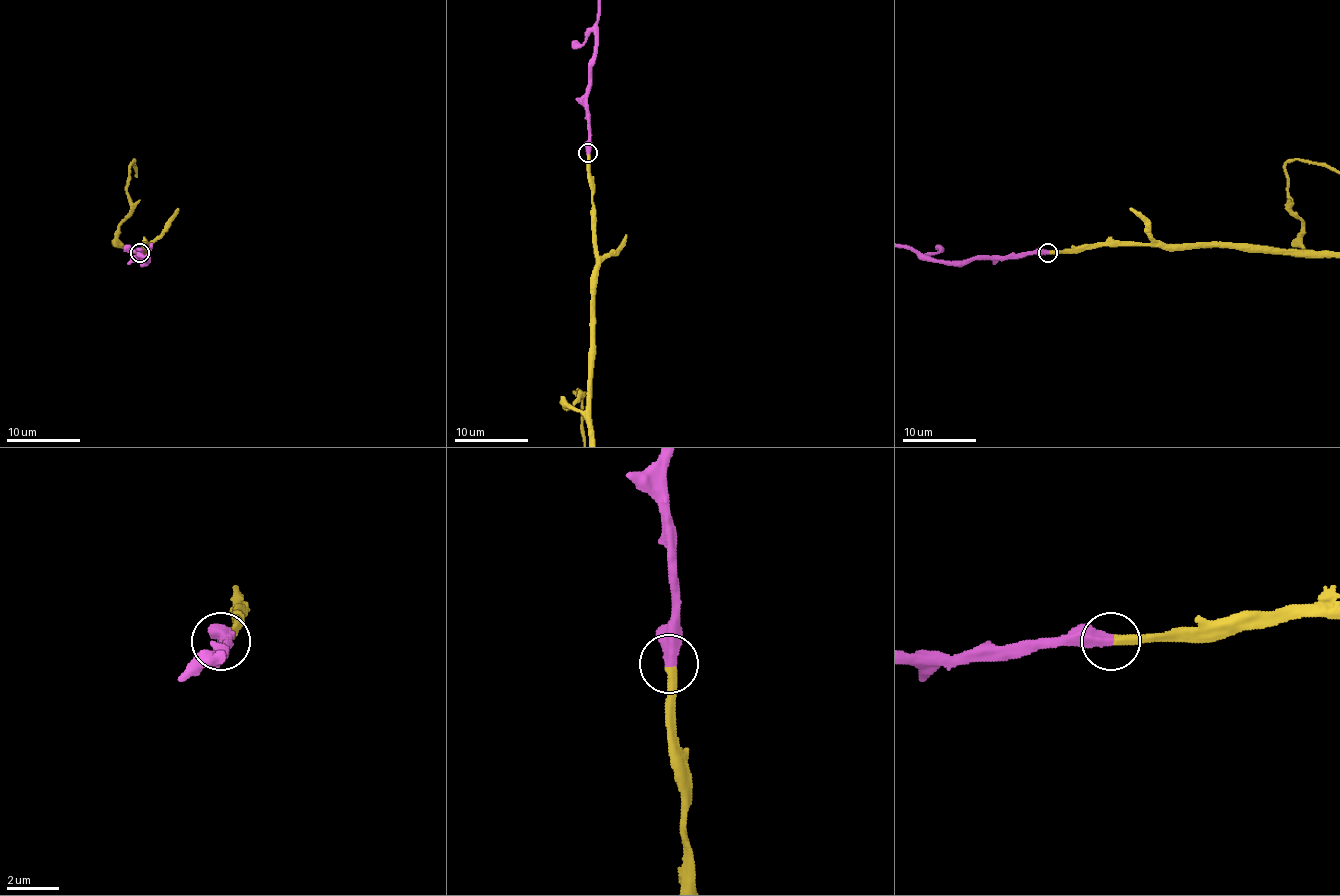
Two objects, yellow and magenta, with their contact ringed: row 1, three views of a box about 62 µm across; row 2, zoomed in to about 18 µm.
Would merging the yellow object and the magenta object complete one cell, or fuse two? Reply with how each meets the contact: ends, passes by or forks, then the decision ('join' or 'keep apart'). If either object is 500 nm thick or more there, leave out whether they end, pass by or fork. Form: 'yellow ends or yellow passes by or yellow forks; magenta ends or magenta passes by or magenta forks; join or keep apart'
join

